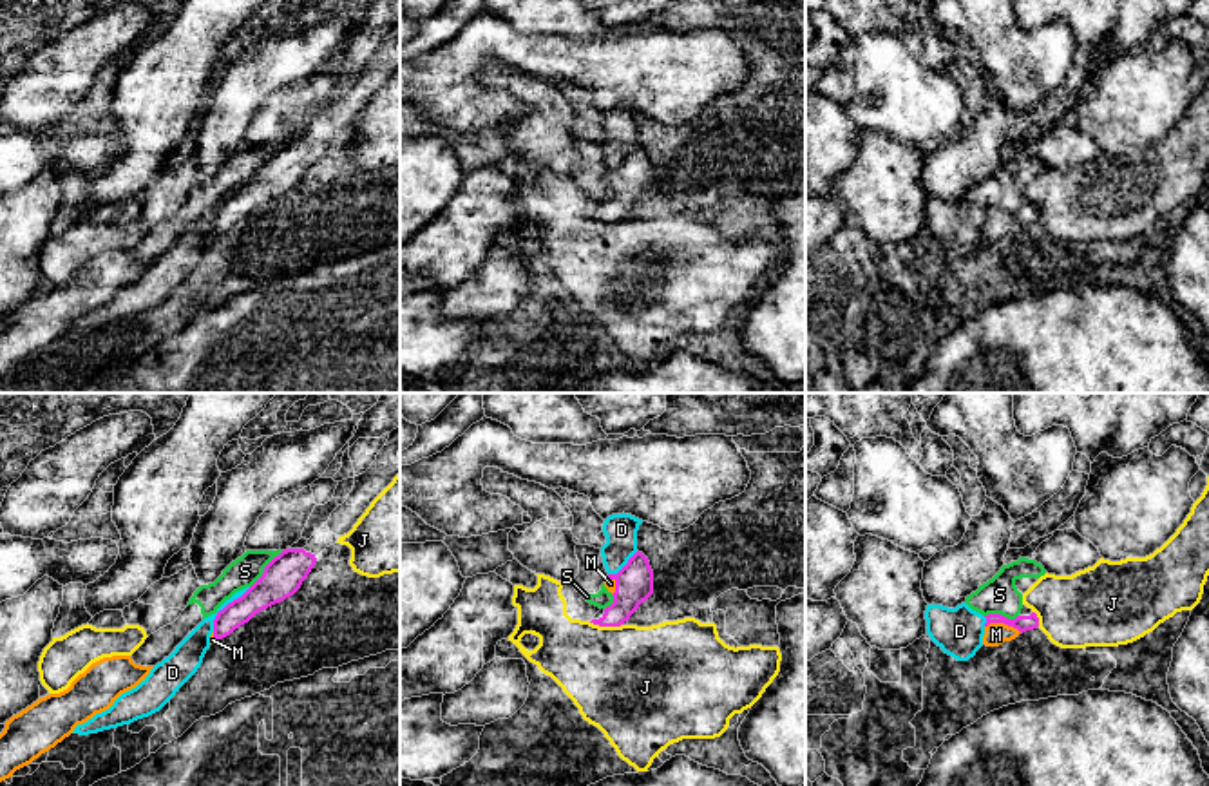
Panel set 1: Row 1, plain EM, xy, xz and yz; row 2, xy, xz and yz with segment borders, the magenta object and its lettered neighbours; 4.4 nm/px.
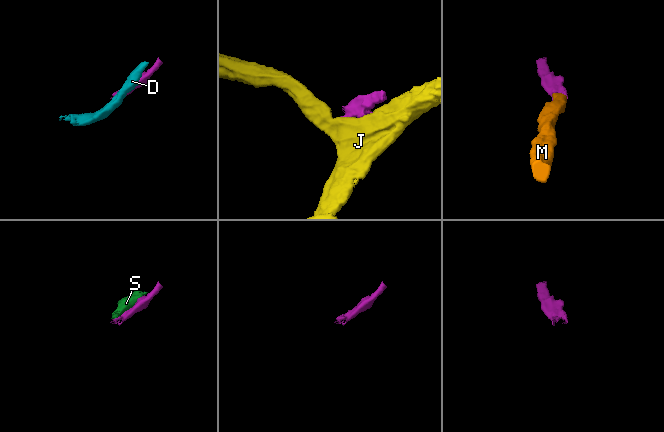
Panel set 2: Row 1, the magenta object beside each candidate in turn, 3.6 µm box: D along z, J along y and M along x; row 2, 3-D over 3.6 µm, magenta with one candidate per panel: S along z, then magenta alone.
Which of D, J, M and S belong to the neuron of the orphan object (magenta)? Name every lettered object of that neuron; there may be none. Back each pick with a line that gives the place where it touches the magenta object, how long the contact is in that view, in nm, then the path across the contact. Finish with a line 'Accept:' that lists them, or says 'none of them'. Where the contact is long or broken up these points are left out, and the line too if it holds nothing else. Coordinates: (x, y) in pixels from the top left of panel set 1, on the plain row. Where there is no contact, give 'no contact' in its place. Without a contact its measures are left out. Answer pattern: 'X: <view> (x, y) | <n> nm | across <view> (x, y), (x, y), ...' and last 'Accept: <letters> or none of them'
M: yz (1003, 216) | 170 nm | across yz (1023, 218), (1003, 216), (996, 229)
Accept: M

